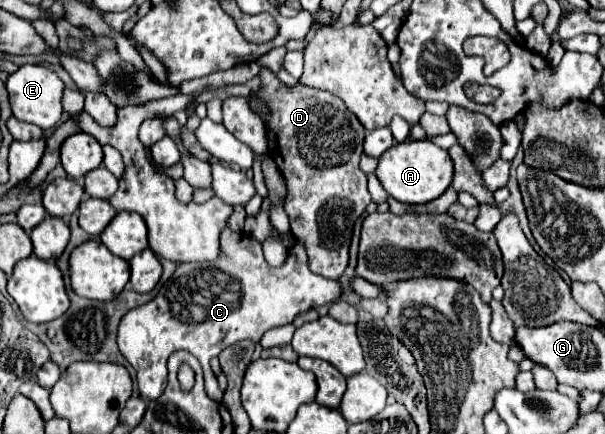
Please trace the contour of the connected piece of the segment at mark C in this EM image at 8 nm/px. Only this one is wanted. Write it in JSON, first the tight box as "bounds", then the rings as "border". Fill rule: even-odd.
{"bounds":[117,229,339,401],"border":[[[229,229],[221,231],[221,251],[217,261],[179,263],[151,303],[131,309],[121,319],[117,343],[123,357],[137,371],[137,383],[143,397],[157,399],[165,391],[169,355],[175,349],[187,349],[203,365],[207,395],[221,401],[223,393],[209,369],[209,361],[215,355],[241,339],[259,341],[265,331],[291,323],[297,315],[337,301],[339,297],[339,283],[311,273],[305,249],[299,243],[289,249],[289,259],[279,269],[267,265],[263,249],[255,239]],[[171,309],[193,309],[193,323],[181,321]],[[143,361],[149,361],[149,365]]]}

